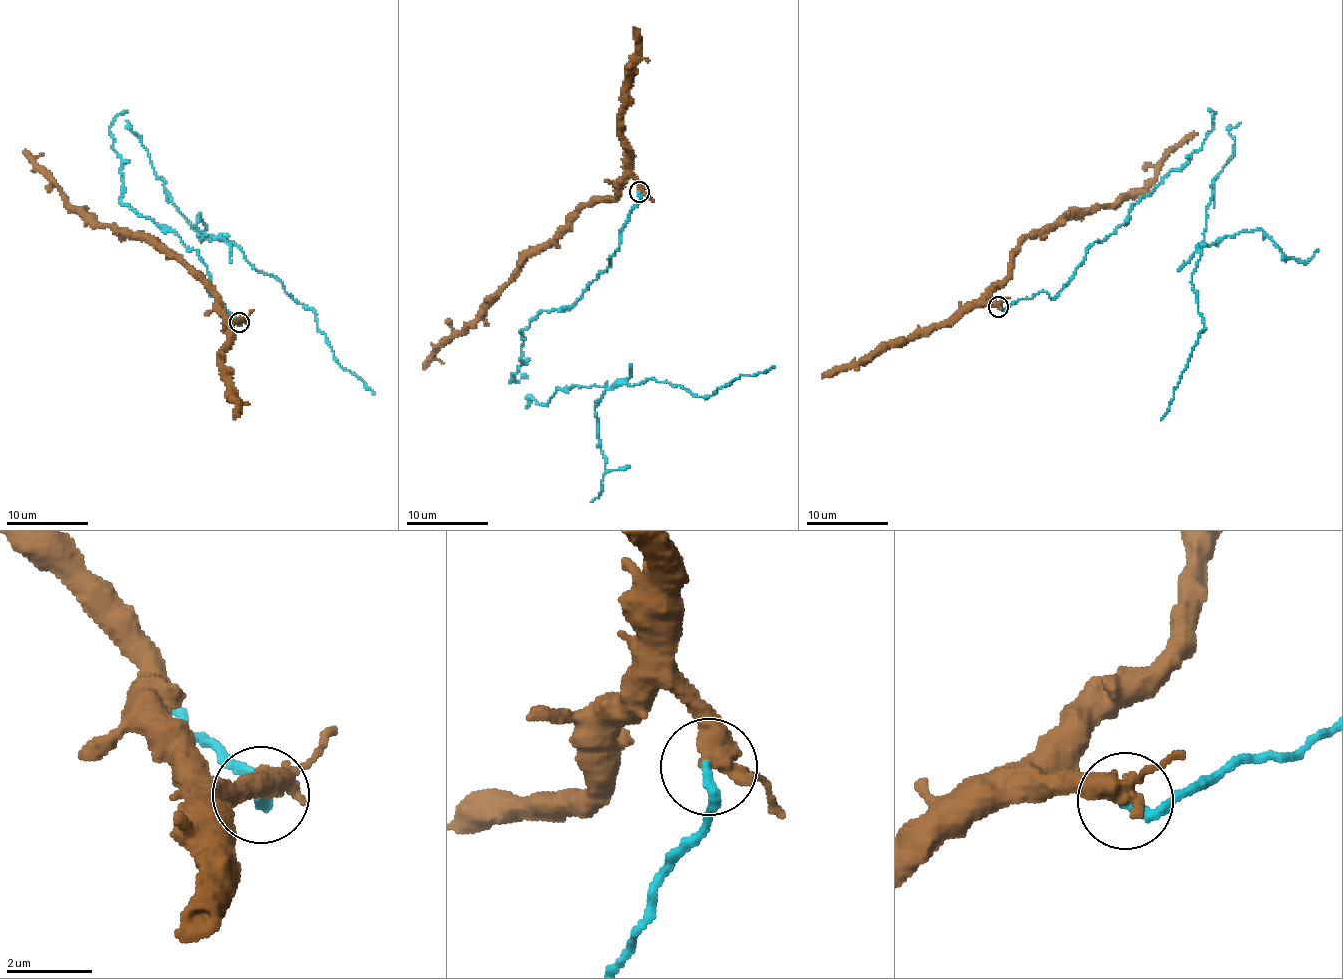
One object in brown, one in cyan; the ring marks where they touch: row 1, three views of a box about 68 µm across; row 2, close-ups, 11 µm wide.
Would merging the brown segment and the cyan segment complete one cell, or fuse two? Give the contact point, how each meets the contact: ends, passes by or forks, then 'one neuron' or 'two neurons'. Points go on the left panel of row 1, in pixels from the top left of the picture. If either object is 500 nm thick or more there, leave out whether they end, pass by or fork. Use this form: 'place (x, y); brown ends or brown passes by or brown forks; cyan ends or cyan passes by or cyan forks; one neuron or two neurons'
place (239, 322); brown forks; cyan ends; two neurons

